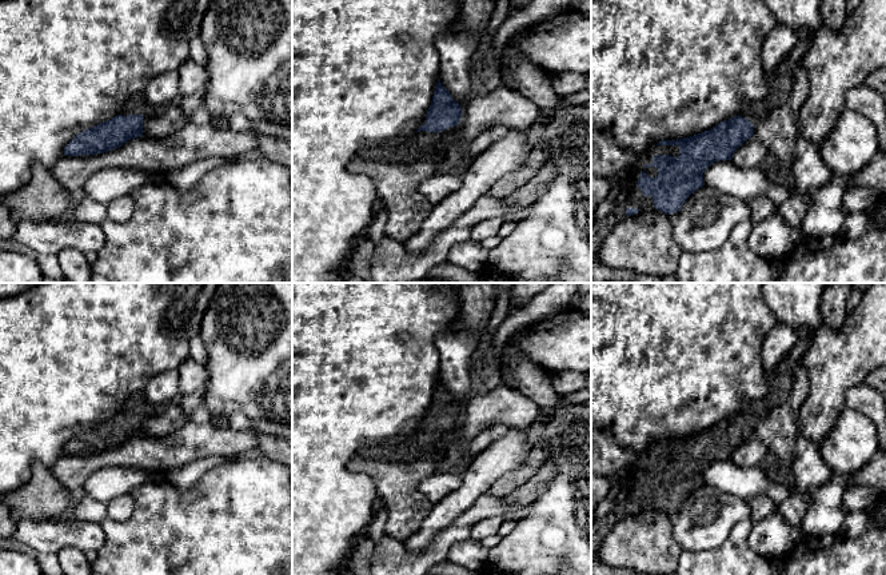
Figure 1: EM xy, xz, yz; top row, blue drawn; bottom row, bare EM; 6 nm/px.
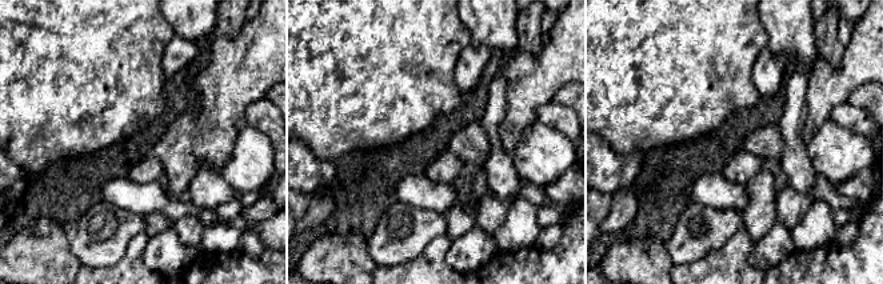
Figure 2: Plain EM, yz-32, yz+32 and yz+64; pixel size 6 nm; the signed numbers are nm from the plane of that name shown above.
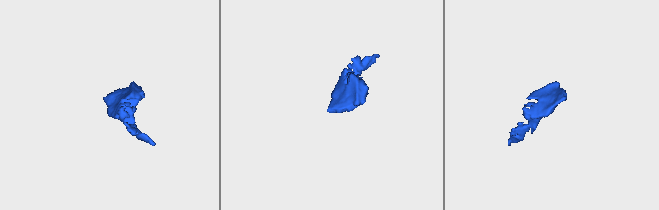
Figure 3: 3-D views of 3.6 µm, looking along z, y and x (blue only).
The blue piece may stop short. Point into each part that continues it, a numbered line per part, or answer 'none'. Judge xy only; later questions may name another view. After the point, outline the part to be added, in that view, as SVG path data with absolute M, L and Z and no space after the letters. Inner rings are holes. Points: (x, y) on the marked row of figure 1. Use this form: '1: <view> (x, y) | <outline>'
1: xy (132, 110) | M129 107L124 109L120 115L128 116L128 115L144 115L145 112L149 112L149 109L144 109L143 107Z

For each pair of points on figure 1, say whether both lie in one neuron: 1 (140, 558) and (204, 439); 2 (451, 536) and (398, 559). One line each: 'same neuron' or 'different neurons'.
1: different neurons
2: same neuron

